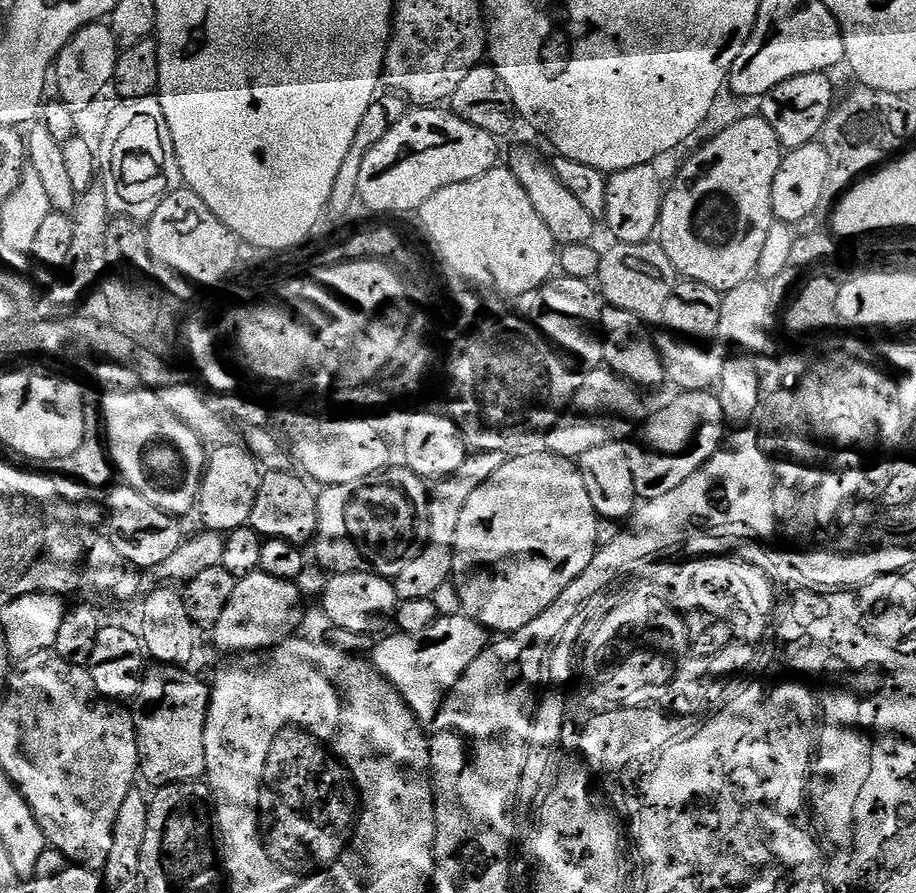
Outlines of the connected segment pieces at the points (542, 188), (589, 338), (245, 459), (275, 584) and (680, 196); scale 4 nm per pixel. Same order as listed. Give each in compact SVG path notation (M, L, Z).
M520 148L513 154L510 167L530 194L534 208L538 210L538 214L546 222L557 242L561 245L586 244L593 239L591 236L596 232L597 217L590 210L586 210L586 206L582 206L576 195L560 181L555 167L549 161L547 164L532 148Z
M561 275L553 277L539 291L536 324L549 341L569 357L574 356L582 367L601 367L604 359L602 332L604 302L599 291L587 280Z
M233 443L215 449L204 470L204 482L198 501L198 516L204 519L203 527L209 532L221 534L249 527L261 479L262 467L246 447Z
M261 571L237 579L234 598L230 598L214 629L216 644L224 652L240 652L236 654L271 650L295 633L292 631L300 624L300 604L302 597L293 581L274 578Z
M753 114L745 120L736 120L729 128L724 128L705 148L700 148L688 161L684 164L684 169L680 172L680 177L676 180L676 189L671 189L670 195L664 202L664 215L660 218L660 227L658 229L659 243L666 250L666 254L670 254L670 258L674 262L677 273L681 277L689 280L697 280L712 286L721 293L726 293L734 286L742 286L742 282L753 279L757 275L760 259L762 258L762 250L766 247L766 238L770 235L770 230L774 226L776 215L774 214L774 206L772 205L772 191L774 190L774 180L780 169L780 163L783 162L786 152L782 147L778 134L774 132L774 126L770 126L770 122L766 122L763 116Z

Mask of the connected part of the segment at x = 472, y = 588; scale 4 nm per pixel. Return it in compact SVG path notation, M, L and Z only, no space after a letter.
M547 450L531 452L508 458L497 473L474 491L458 527L458 575L454 583L460 589L463 615L476 620L492 634L511 634L522 630L522 626L530 626L590 566L598 547L601 517L594 510L594 502L590 502L590 494L586 494L586 482L582 482L579 467Z

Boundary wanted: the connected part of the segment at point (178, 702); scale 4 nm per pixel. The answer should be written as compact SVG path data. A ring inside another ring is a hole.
M156 664L144 673L142 690L138 690L132 717L140 747L139 775L153 789L165 784L191 784L205 779L206 720L210 688L187 667ZM136 707L136 708L135 708Z

